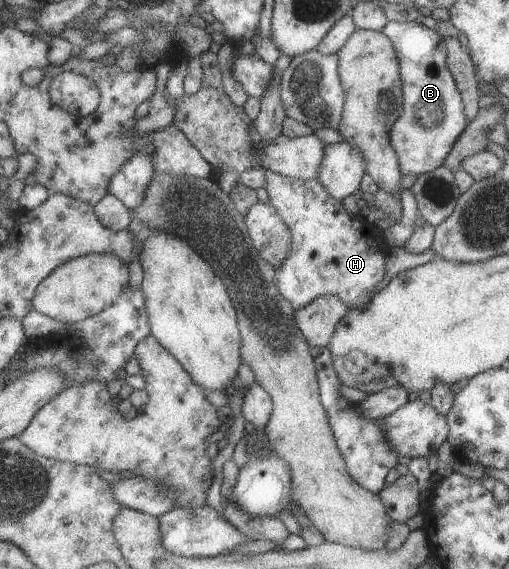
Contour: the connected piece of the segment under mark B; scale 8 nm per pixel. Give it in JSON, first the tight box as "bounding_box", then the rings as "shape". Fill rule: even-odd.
{"bounding_box":[382,21,468,176],"shape":[[[389,21],[382,33],[391,40],[400,62],[403,112],[390,132],[403,176],[421,176],[443,166],[468,122],[461,94],[446,63],[445,39],[417,22]]]}

